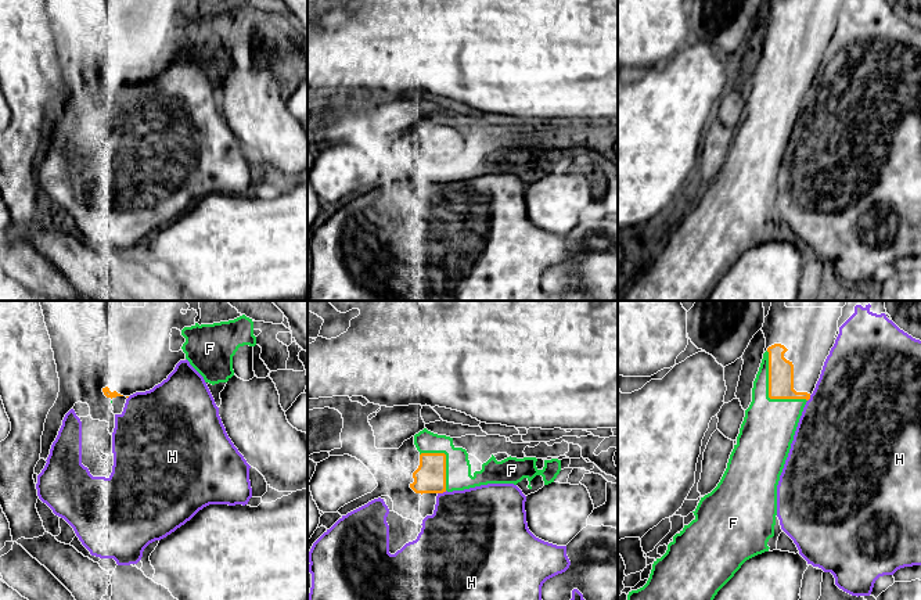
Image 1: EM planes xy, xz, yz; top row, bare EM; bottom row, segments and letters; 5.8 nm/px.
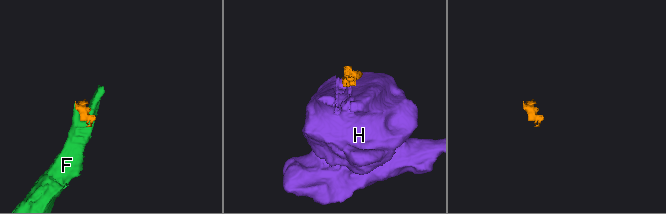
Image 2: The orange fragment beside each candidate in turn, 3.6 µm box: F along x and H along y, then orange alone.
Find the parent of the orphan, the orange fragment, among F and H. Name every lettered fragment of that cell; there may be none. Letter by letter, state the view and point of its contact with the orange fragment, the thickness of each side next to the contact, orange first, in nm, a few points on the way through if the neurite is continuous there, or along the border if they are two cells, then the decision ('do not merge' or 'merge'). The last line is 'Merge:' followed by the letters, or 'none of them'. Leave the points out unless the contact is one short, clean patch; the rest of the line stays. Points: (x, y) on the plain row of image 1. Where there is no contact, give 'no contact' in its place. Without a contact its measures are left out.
F: contact yz (769, 82); calibres 140 and 300 nm; merge
H: contact xz (442, 182); calibres 180 and 440 nm; do not merge
Merge: F

